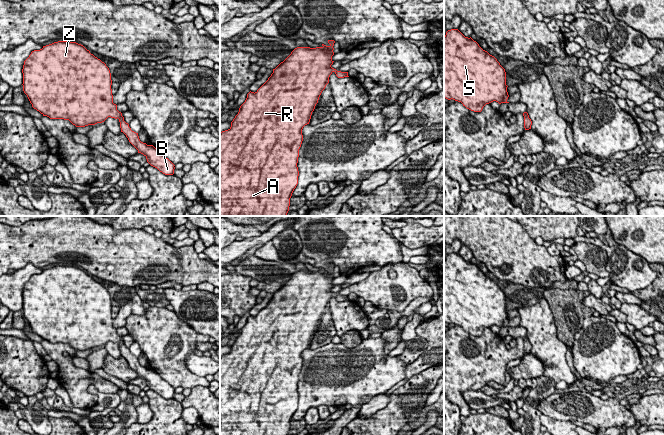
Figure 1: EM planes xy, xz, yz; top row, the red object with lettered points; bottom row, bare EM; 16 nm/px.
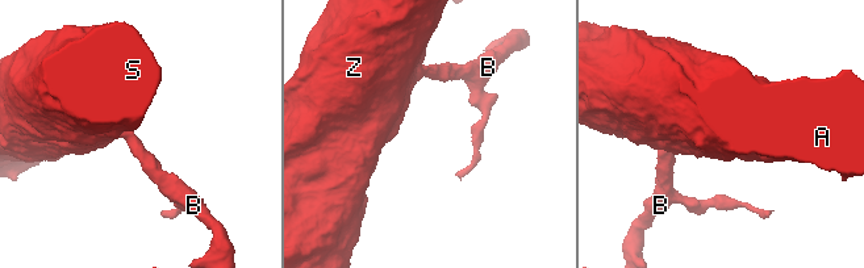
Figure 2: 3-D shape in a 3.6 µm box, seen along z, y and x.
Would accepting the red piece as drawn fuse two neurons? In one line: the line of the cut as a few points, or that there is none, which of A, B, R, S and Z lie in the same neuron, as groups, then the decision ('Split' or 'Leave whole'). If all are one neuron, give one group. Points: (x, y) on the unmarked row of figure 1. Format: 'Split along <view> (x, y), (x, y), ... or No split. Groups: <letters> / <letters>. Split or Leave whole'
No split. Groups: A B R S Z. Leave whole

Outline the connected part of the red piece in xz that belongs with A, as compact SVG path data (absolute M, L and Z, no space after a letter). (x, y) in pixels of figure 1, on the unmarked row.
M328 264L328 267L329 270L295 272L255 317L247 318L231 351L220 356L220 435L289 435L290 422L298 408L302 353L309 348L330 299L334 296L338 302L349 301L348 296L331 291L335 265Z

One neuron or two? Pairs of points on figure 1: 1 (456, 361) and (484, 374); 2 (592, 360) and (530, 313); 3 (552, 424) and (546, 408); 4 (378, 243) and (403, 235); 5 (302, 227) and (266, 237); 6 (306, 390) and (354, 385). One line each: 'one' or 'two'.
1: one
2: two
3: two
4: two
5: two
6: one

